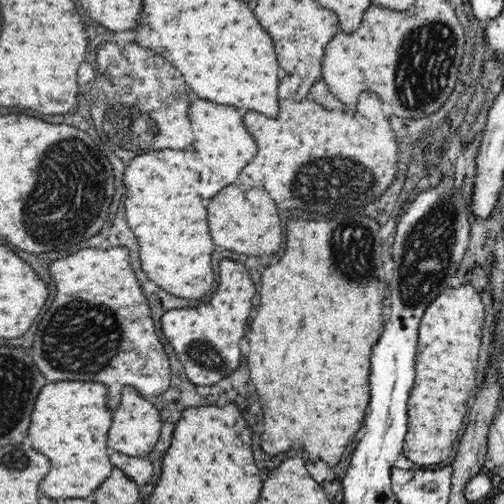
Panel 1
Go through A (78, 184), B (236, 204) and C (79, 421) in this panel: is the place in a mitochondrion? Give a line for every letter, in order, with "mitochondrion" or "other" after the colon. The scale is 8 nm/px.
A: mitochondrion
B: other
C: other

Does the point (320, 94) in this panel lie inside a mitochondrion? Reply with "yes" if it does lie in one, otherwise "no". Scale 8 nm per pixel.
no

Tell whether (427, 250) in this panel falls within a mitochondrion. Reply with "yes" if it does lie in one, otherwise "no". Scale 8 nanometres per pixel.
yes

